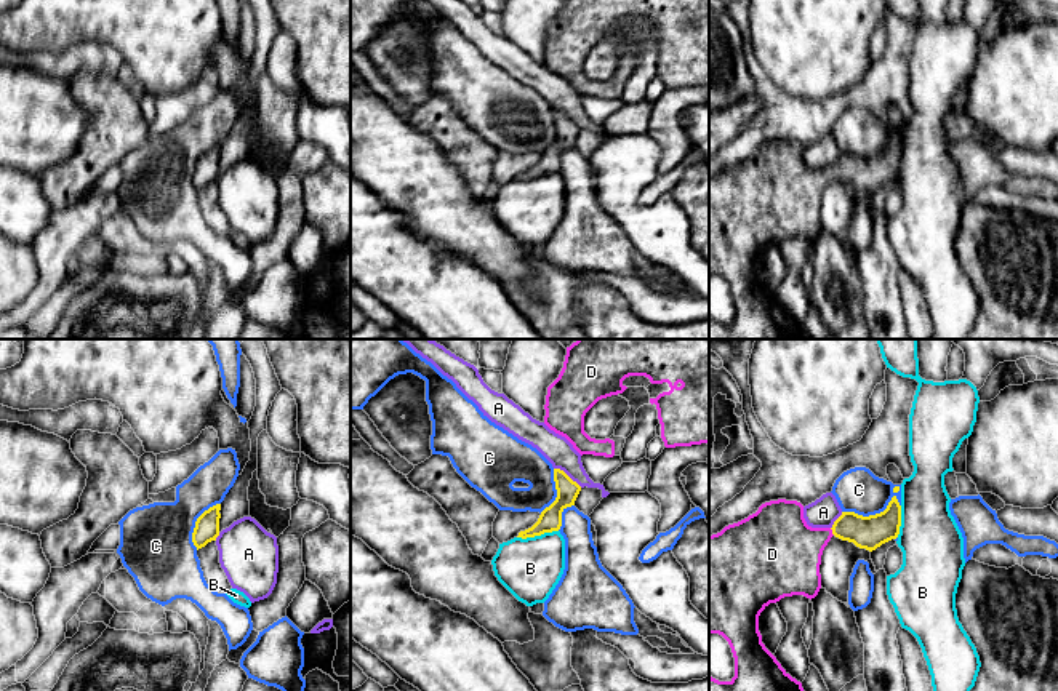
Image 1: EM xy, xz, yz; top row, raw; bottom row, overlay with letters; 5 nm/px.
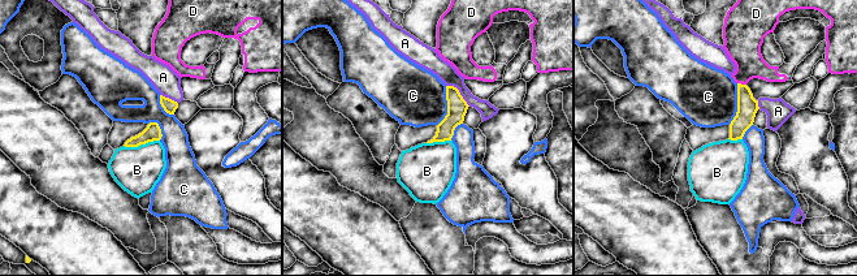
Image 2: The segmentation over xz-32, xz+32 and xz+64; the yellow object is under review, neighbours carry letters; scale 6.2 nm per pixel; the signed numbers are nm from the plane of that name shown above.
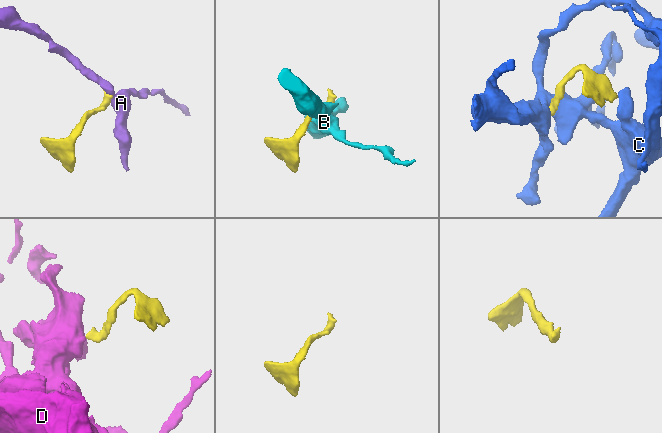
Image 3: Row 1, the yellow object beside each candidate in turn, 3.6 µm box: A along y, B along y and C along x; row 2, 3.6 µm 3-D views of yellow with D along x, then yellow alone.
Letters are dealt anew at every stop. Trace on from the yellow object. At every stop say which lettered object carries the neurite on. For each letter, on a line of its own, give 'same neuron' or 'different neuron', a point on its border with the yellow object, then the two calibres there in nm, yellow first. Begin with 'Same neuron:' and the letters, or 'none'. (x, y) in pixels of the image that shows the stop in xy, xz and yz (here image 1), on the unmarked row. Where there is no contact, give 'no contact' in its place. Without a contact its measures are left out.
Same neuron: D
A: different neuron | xz (567, 117) | 120/150 nm
B: different neuron | xz (537, 176) | 120/300 nm
C: different neuron | yz (876, 155) | 160/220 nm
D: same neuron | yz (833, 173) | 160/340 nm

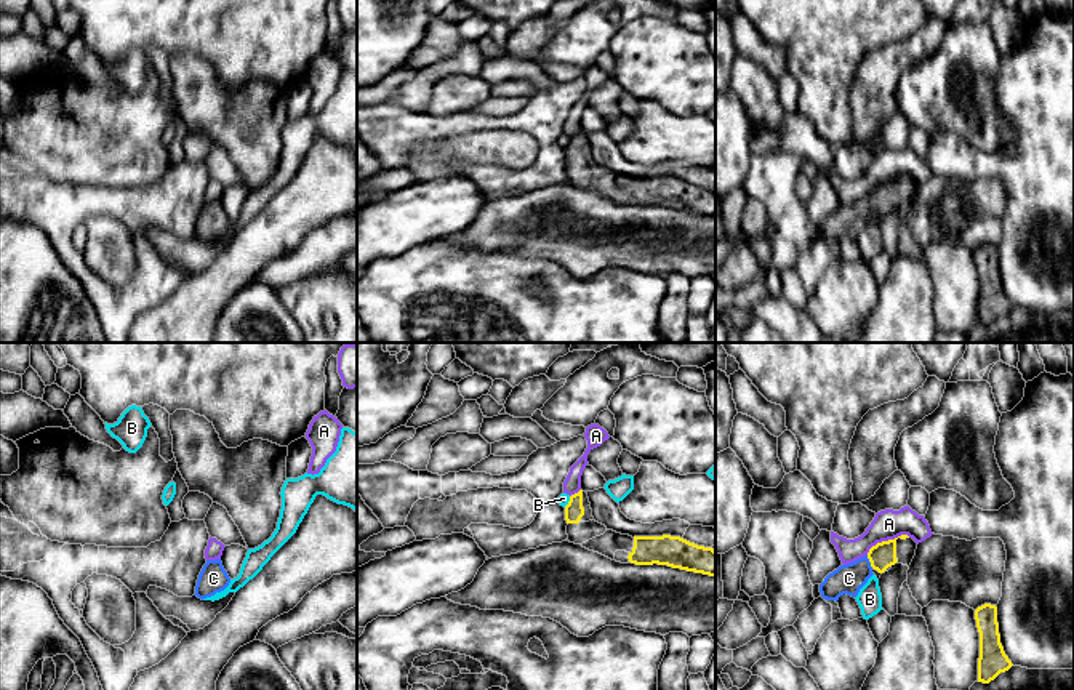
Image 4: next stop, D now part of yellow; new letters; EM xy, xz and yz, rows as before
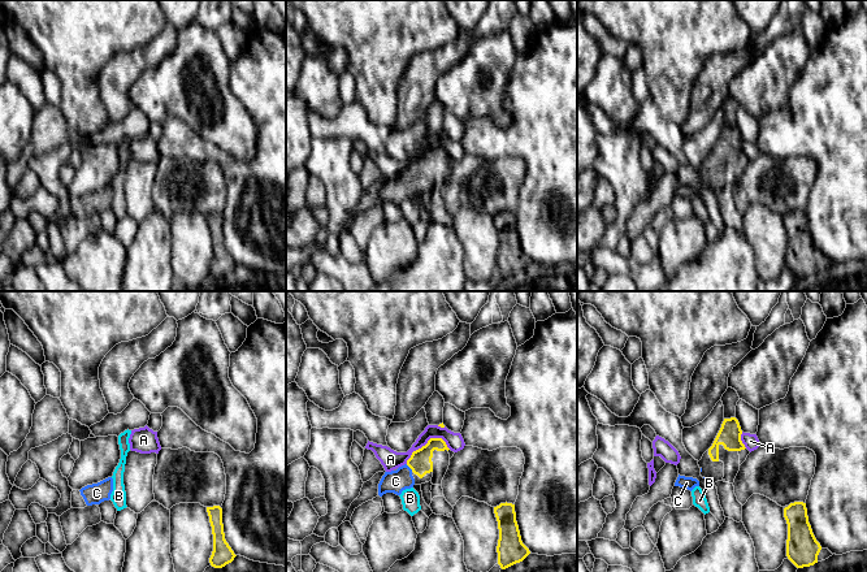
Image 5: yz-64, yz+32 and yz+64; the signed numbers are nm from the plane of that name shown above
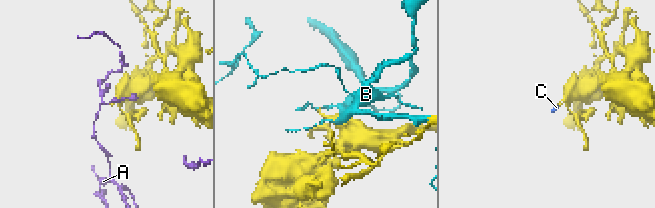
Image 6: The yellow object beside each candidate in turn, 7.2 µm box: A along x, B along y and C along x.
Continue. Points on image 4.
Same neuron: C
A: different neuron | yz (889, 181) | 130/150 nm
B: different neuron | xz (569, 143) | 100/60 nm
C: same neuron | yz (869, 202) | 130/150 nm

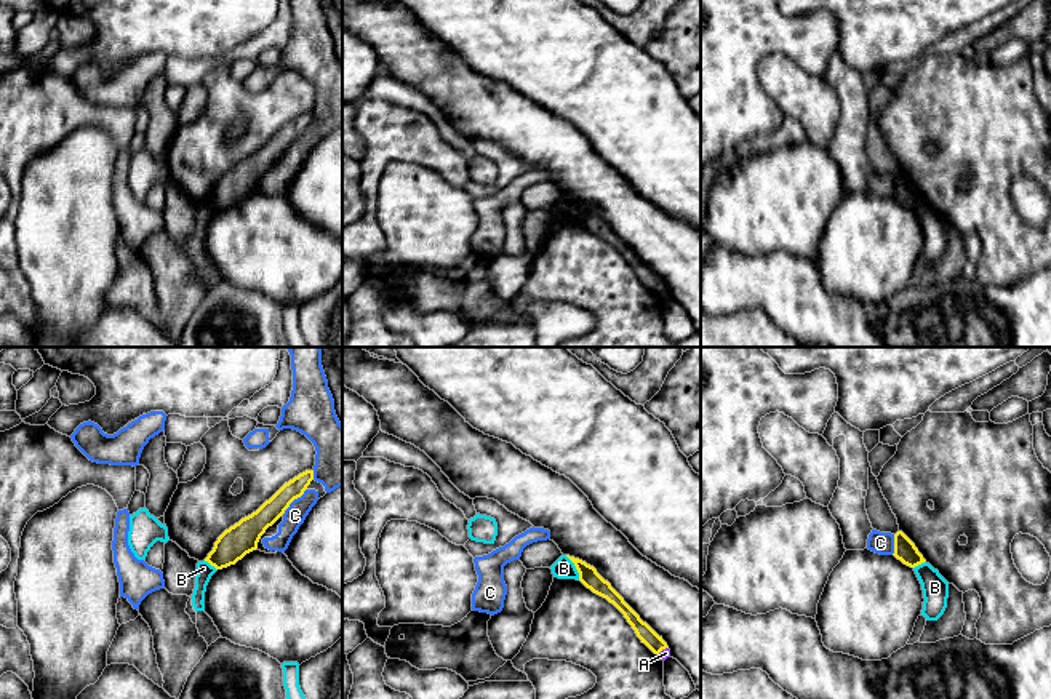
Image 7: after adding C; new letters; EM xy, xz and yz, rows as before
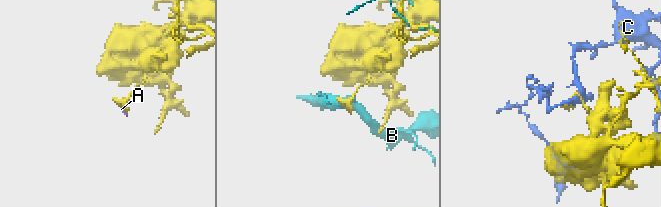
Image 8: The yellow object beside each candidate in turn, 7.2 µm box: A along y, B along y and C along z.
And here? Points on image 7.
Same neuron: A
A: same neuron | xz (661, 291) | 80/50 nm
B: different neuron | xz (576, 210) | 100/110 nm
C: different neuron | xy (293, 141) | 120/110 nm

